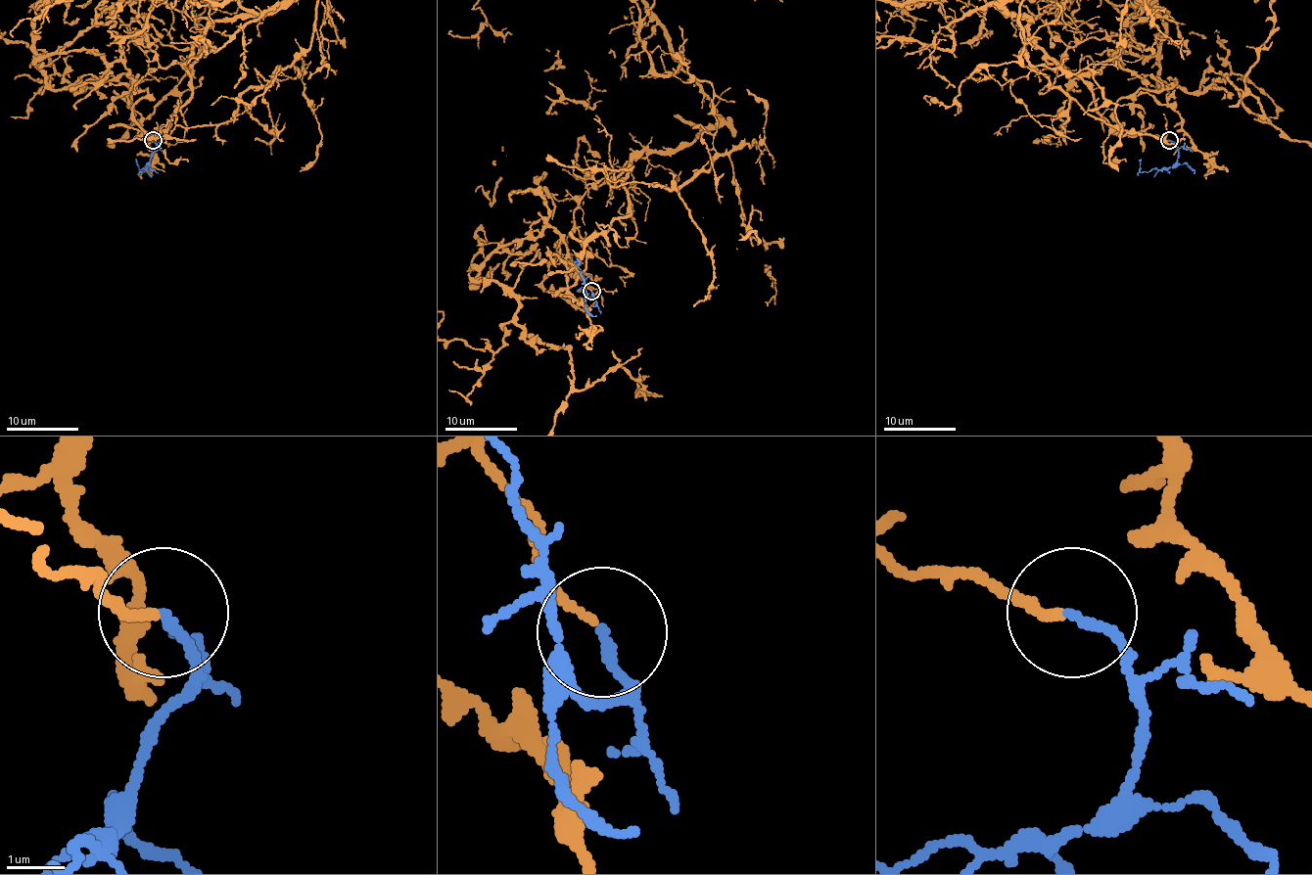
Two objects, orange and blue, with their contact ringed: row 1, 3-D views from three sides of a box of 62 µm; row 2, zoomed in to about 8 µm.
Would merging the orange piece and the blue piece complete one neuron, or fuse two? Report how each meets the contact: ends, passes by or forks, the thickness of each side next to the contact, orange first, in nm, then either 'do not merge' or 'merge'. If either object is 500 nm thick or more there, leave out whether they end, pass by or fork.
orange ends there; blue ends there; 150 nm thick on the orange side, 160 nm on the other; merge

